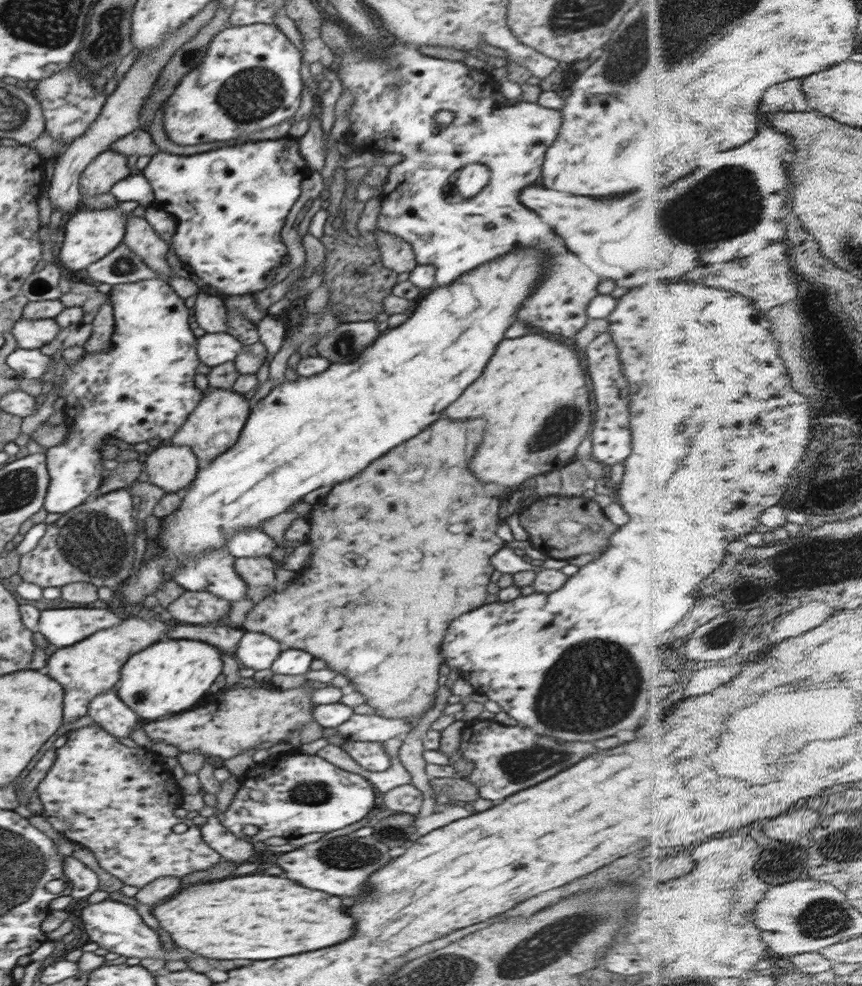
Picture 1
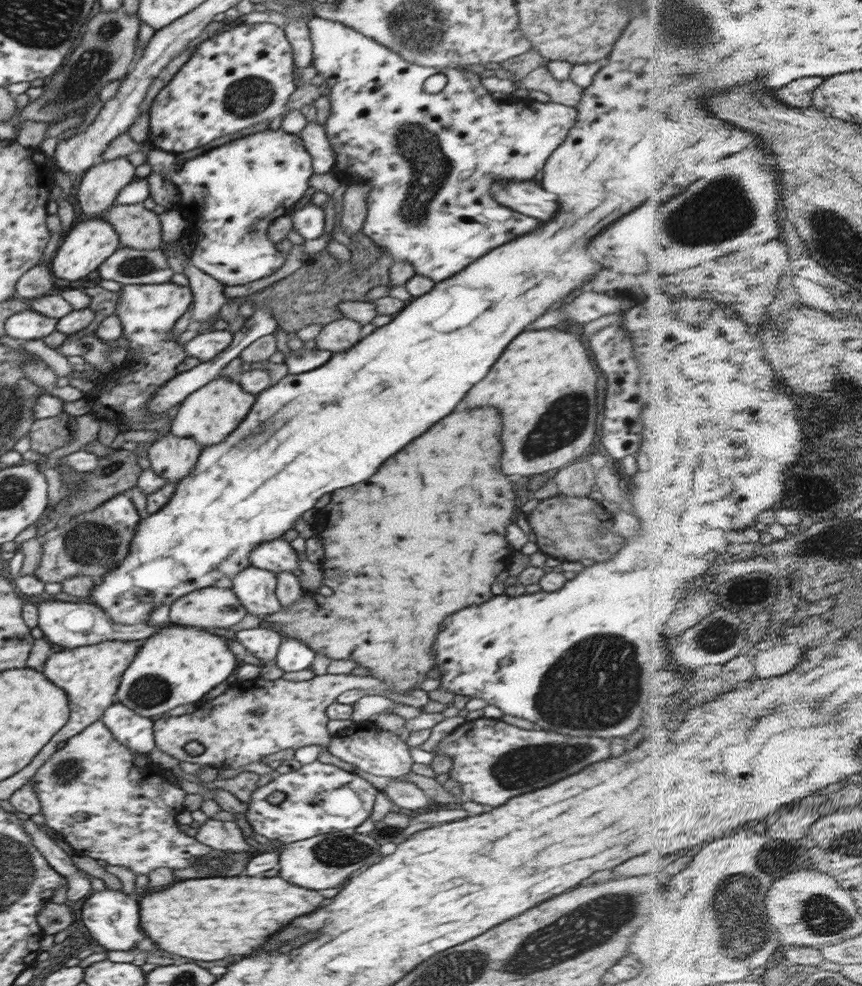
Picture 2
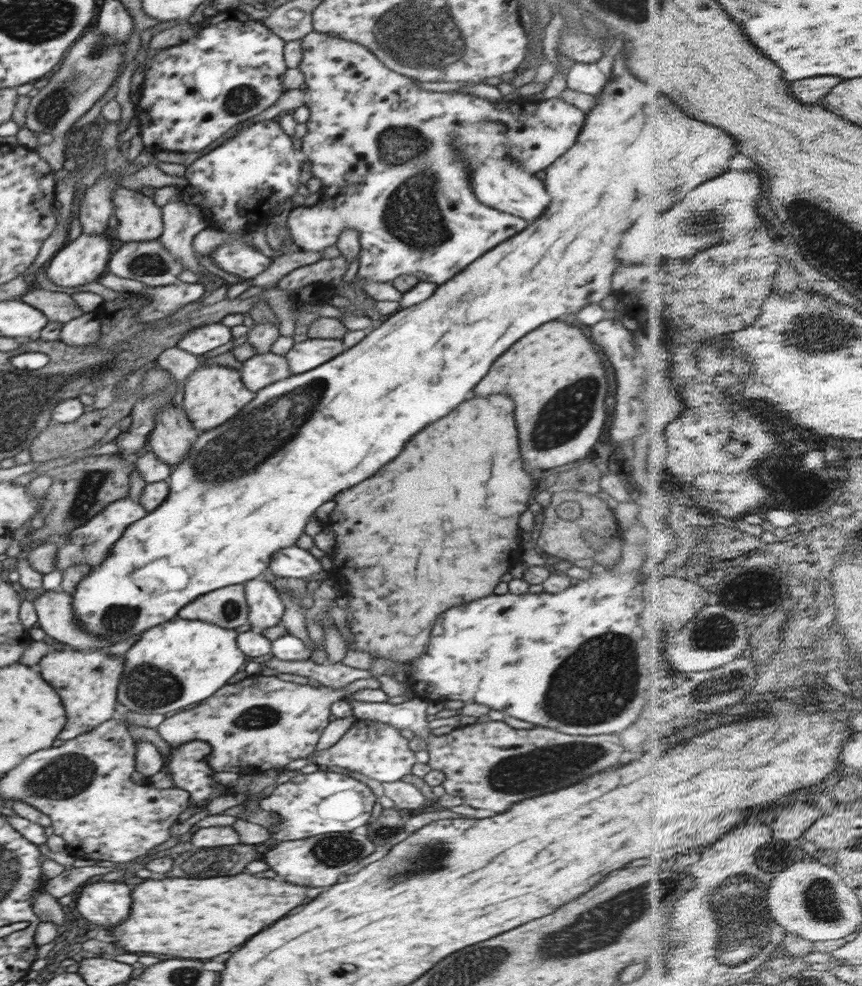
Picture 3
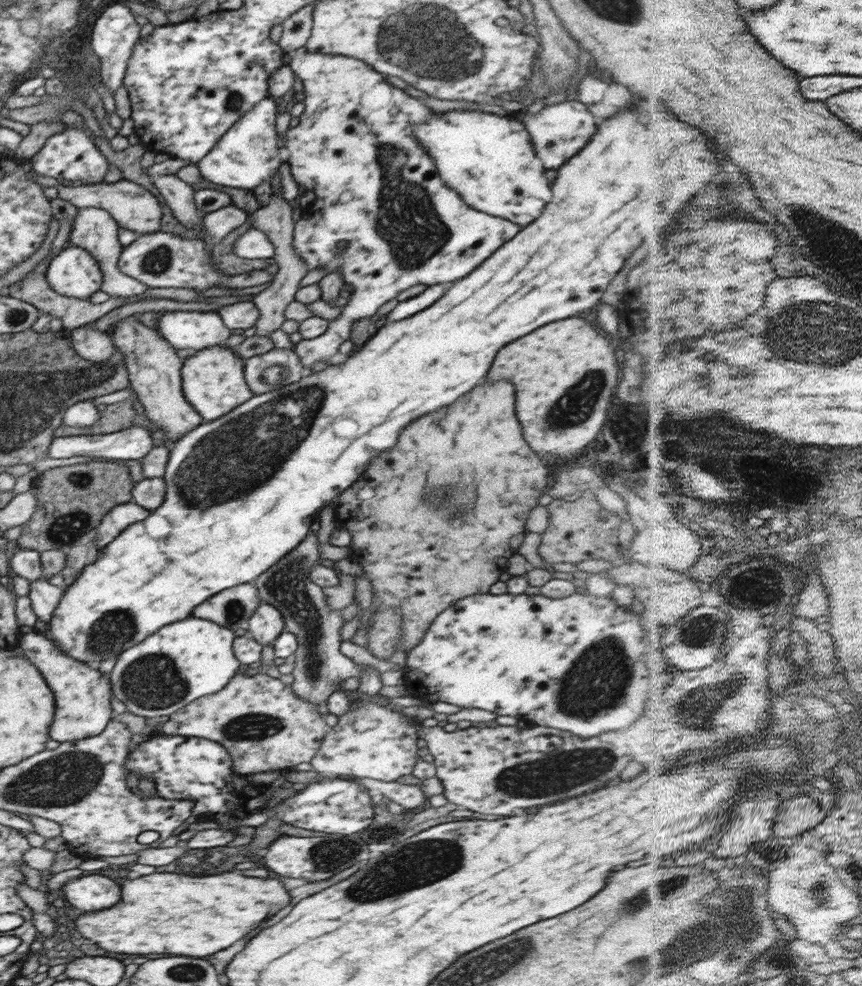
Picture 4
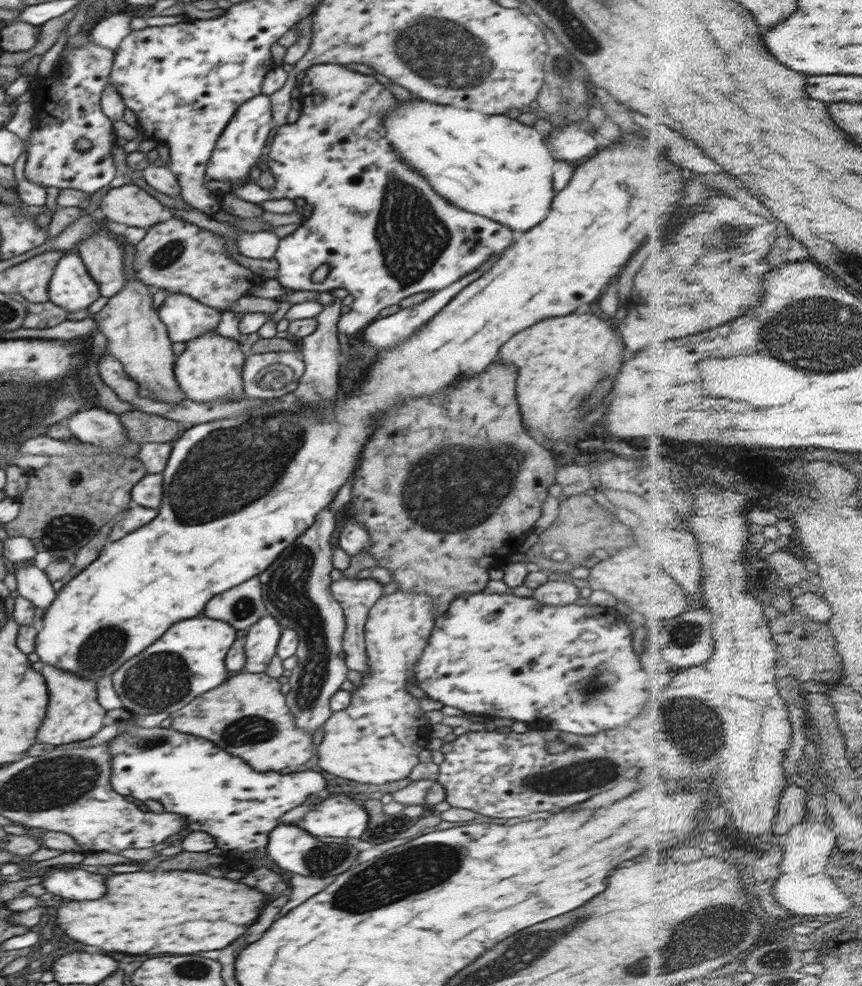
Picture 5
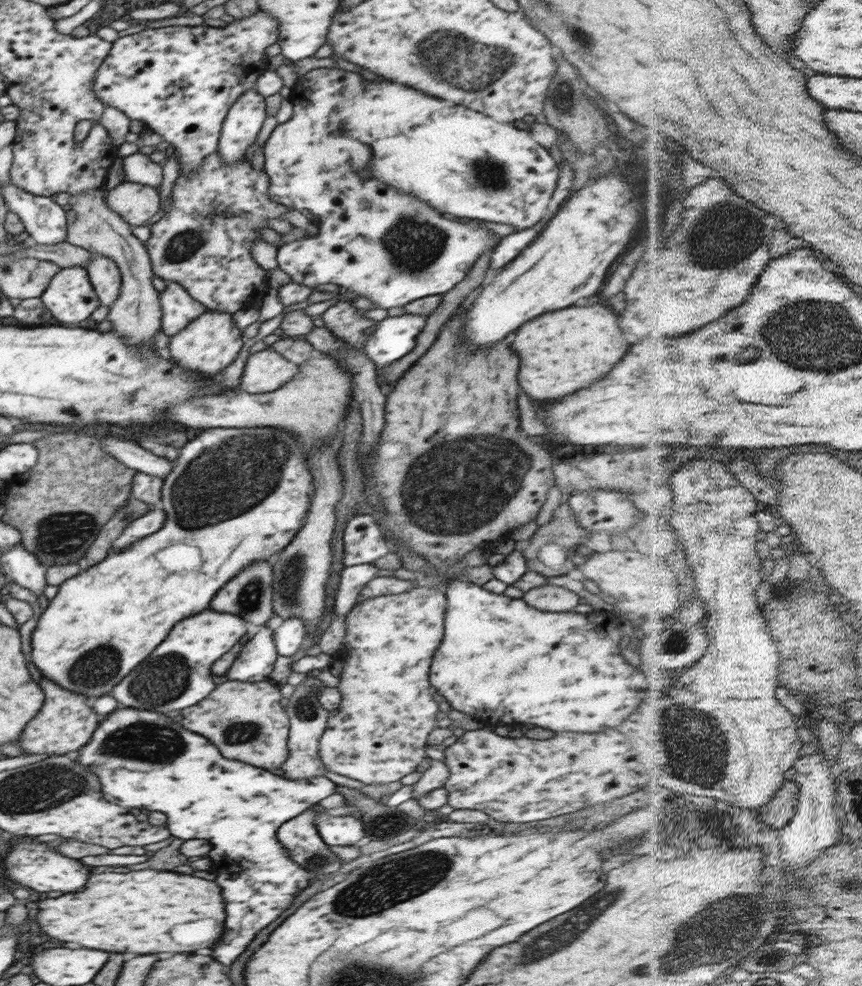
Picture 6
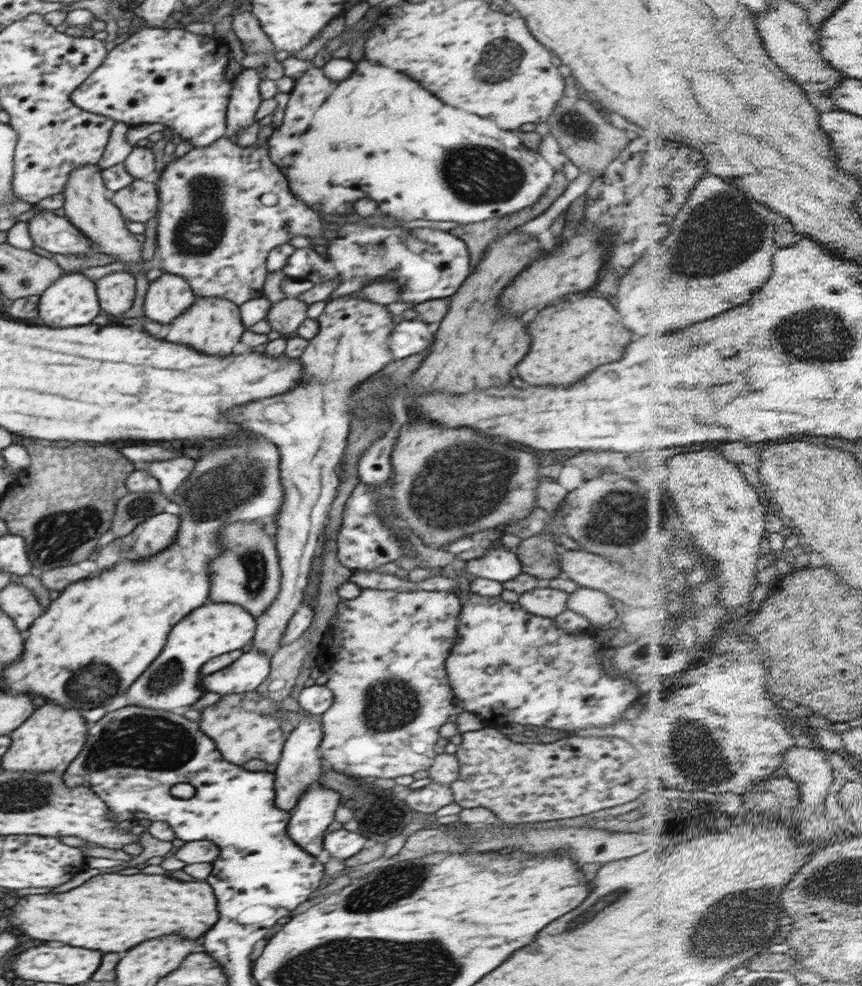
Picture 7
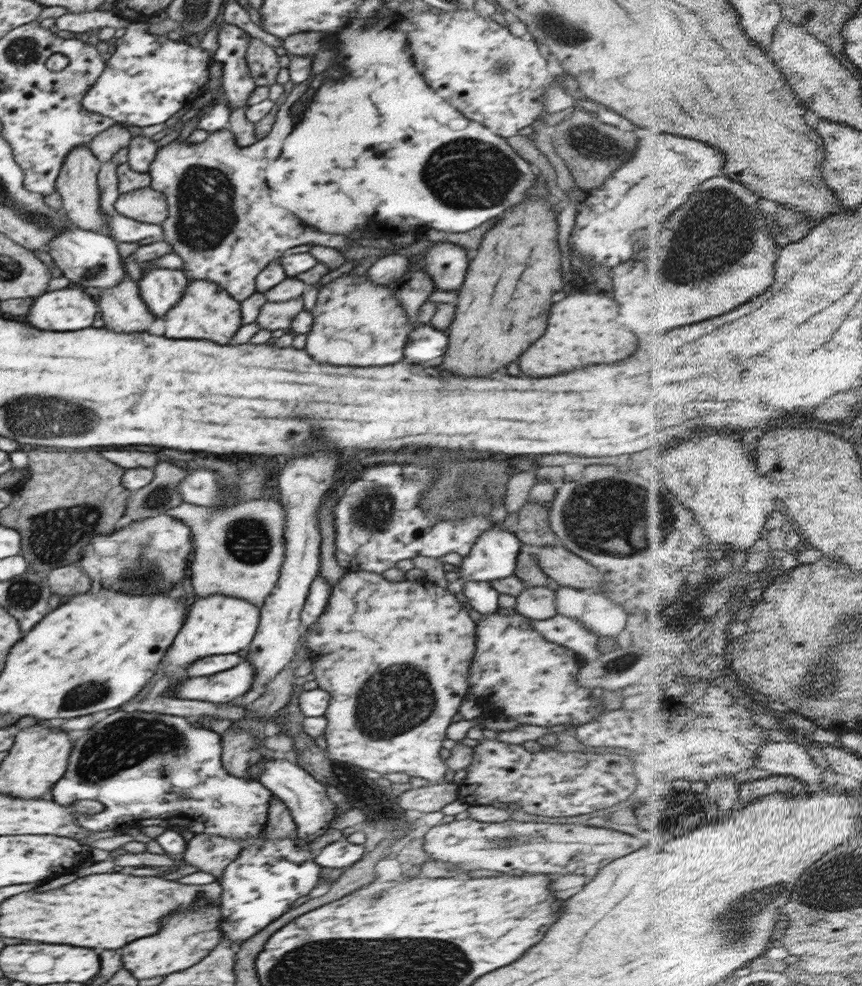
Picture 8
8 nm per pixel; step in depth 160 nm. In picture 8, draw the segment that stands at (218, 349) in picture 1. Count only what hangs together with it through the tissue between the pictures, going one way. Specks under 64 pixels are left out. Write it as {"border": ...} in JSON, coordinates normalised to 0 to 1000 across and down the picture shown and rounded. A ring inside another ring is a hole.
{"border":[[[169,267],[165,268],[165,272],[165,282],[158,286],[161,290],[162,300],[174,313],[174,316],[181,323],[188,323],[209,304],[219,286],[211,273],[169,271]]]}

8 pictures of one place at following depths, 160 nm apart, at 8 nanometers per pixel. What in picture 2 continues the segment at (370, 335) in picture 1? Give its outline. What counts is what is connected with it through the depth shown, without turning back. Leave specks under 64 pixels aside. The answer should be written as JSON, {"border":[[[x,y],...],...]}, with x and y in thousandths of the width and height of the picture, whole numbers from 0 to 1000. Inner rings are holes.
{"border":[[[401,322],[387,324],[385,327],[377,328],[374,335],[365,341],[367,353],[386,358],[403,356],[420,344],[419,333],[419,327]]]}

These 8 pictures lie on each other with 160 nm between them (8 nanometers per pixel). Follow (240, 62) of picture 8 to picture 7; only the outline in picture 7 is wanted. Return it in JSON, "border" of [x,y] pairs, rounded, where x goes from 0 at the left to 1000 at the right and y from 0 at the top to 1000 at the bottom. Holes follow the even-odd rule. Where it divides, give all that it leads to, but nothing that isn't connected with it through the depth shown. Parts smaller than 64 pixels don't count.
{"border":[[[283,69],[268,83],[262,121],[262,139],[267,142],[280,130],[300,124],[299,112],[305,102],[300,92],[303,82],[298,70]]]}

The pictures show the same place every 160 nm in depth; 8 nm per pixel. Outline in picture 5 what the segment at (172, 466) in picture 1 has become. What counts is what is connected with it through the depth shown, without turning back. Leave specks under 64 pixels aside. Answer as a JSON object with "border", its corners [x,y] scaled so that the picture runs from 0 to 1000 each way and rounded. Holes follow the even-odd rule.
{"border":[[[144,238],[136,239],[143,249],[146,286],[144,292],[125,303],[122,311],[109,318],[115,337],[123,341],[123,357],[135,362],[144,375],[161,389],[162,394],[174,396],[174,404],[190,410],[213,408],[208,389],[201,376],[203,370],[200,346],[194,331],[186,325],[182,313],[176,307],[177,292],[167,288],[157,275],[157,252],[145,244]]]}

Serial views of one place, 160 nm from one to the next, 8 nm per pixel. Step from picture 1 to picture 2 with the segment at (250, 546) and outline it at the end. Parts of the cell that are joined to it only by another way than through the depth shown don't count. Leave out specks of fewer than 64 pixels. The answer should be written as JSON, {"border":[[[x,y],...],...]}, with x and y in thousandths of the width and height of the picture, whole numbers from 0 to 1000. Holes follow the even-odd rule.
{"border":[[[321,547],[306,550],[291,560],[291,574],[312,578],[320,583],[326,580],[343,581],[347,567],[336,551]]]}

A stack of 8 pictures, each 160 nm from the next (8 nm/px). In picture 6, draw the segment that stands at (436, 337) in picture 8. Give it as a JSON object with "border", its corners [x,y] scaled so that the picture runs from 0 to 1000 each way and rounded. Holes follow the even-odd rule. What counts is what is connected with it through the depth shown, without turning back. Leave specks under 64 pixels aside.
{"border":[[[469,318],[448,322],[437,328],[434,339],[425,346],[422,358],[439,371],[450,371],[471,361],[483,351],[483,341],[490,337],[494,320]]]}

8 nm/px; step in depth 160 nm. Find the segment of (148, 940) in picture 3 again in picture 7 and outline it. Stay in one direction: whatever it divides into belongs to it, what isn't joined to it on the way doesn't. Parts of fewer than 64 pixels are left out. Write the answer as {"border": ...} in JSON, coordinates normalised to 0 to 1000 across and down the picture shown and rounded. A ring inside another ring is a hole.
{"border":[[[116,886],[104,892],[100,892],[95,899],[72,905],[72,907],[42,907],[42,909],[28,909],[21,913],[21,917],[14,921],[14,927],[9,929],[9,937],[14,943],[23,943],[35,951],[42,953],[67,953],[81,959],[90,961],[104,961],[116,966],[144,966],[153,959],[183,951],[190,947],[209,947],[216,951],[230,951],[239,943],[244,943],[253,933],[251,923],[251,909],[246,905],[246,899],[239,895],[211,895],[200,892],[193,888],[172,888],[172,886]]]}

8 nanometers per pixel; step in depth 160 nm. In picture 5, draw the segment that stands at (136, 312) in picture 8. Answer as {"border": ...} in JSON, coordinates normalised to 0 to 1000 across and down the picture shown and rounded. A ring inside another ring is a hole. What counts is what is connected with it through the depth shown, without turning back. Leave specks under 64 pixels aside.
{"border":[[[118,217],[116,222],[113,223],[115,227],[115,231],[108,235],[108,237],[103,237],[101,241],[99,241],[92,249],[88,252],[93,262],[96,264],[103,279],[113,286],[115,290],[115,295],[117,300],[123,301],[126,303],[129,300],[132,300],[136,296],[139,296],[145,289],[146,281],[145,281],[145,274],[144,274],[144,257],[143,257],[143,249],[138,242],[128,234],[124,230],[123,222],[118,222]]]}

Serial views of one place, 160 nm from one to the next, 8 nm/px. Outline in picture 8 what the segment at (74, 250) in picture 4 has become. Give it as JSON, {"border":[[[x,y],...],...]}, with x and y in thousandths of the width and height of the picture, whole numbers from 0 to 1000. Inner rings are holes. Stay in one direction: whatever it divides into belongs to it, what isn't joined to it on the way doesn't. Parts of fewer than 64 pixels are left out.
{"border":[[[90,292],[56,295],[56,298],[42,302],[32,316],[32,327],[39,333],[65,337],[95,335],[107,331],[115,313],[111,305]]]}

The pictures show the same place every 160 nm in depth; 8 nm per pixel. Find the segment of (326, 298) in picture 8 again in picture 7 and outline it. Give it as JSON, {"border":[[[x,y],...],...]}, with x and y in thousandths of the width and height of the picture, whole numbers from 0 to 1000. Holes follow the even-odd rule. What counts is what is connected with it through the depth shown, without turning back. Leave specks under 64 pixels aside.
{"border":[[[413,297],[386,302],[378,308],[378,312],[368,323],[371,329],[369,339],[358,345],[357,351],[347,361],[353,371],[355,385],[336,400],[325,400],[323,404],[306,404],[302,408],[292,408],[281,412],[278,416],[269,416],[269,426],[278,428],[281,434],[292,436],[295,440],[304,440],[313,448],[318,448],[325,456],[325,489],[329,496],[326,516],[320,522],[319,555],[324,564],[326,587],[323,602],[316,613],[296,627],[296,644],[294,645],[294,658],[314,665],[325,655],[334,632],[352,610],[353,597],[357,592],[358,581],[362,579],[363,565],[374,556],[372,547],[375,538],[382,525],[382,516],[387,509],[393,495],[393,482],[390,475],[398,467],[399,452],[406,436],[406,422],[404,408],[406,402],[399,402],[399,396],[406,398],[420,385],[432,381],[434,377],[443,375],[452,369],[455,357],[450,353],[450,341],[455,339],[458,329],[449,309],[429,306],[426,302]]]}

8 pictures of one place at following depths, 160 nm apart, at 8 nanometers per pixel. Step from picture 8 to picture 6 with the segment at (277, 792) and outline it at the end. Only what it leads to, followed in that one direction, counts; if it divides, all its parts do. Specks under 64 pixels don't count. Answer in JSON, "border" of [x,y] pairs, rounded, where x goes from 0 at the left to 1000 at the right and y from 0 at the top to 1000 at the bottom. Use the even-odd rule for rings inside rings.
{"border":[[[355,822],[341,832],[334,832],[329,838],[325,838],[323,852],[329,856],[332,864],[336,864],[340,873],[374,890],[391,884],[397,874],[371,850],[367,826],[364,822]]]}

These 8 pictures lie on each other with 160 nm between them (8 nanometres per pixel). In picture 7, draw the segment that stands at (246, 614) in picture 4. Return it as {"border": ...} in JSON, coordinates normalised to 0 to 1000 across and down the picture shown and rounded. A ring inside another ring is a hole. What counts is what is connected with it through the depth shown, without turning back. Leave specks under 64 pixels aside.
{"border":[[[271,528],[255,538],[259,559],[246,568],[244,609],[282,615],[295,627],[302,625],[320,606],[324,599],[326,578],[319,546],[306,540],[299,528]]]}

